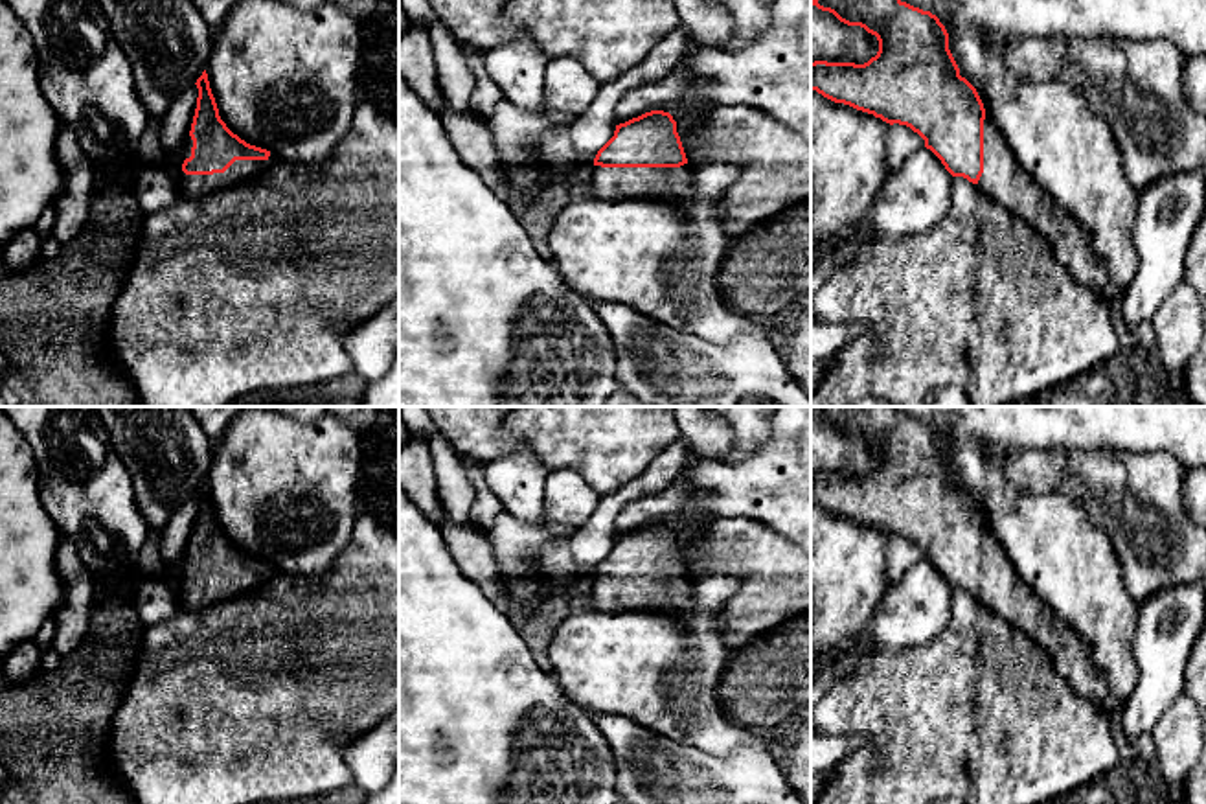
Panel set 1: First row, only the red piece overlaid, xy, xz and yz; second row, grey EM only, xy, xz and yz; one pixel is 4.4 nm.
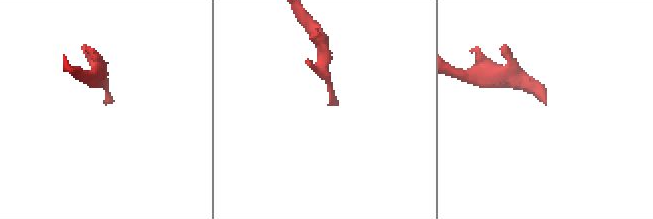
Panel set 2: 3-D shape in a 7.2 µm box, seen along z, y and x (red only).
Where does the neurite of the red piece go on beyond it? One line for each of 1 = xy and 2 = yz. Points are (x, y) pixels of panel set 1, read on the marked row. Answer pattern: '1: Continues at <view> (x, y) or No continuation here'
1: Continues at xy (190, 186)
2: Continues at yz (1002, 181)

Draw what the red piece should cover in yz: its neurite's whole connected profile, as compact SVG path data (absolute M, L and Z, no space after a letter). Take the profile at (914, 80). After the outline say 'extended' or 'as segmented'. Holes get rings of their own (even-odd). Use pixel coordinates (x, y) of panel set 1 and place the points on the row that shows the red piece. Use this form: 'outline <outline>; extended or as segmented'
outline M811 0L811 6L833 13L848 26L864 28L879 40L877 55L864 64L811 63L811 90L816 90L835 103L873 114L890 125L899 123L910 127L925 140L925 147L941 160L952 177L963 177L976 184L985 197L1037 230L1052 245L1053 256L1077 281L1094 291L1101 291L1110 302L1121 300L1123 291L1110 281L1107 267L1090 247L1088 234L1020 167L1000 129L985 114L976 88L960 75L960 68L949 50L949 33L936 15L901 0Z; extended

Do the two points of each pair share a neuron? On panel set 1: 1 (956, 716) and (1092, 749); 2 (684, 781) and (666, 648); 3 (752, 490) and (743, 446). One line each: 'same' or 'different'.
1: same
2: different
3: different

